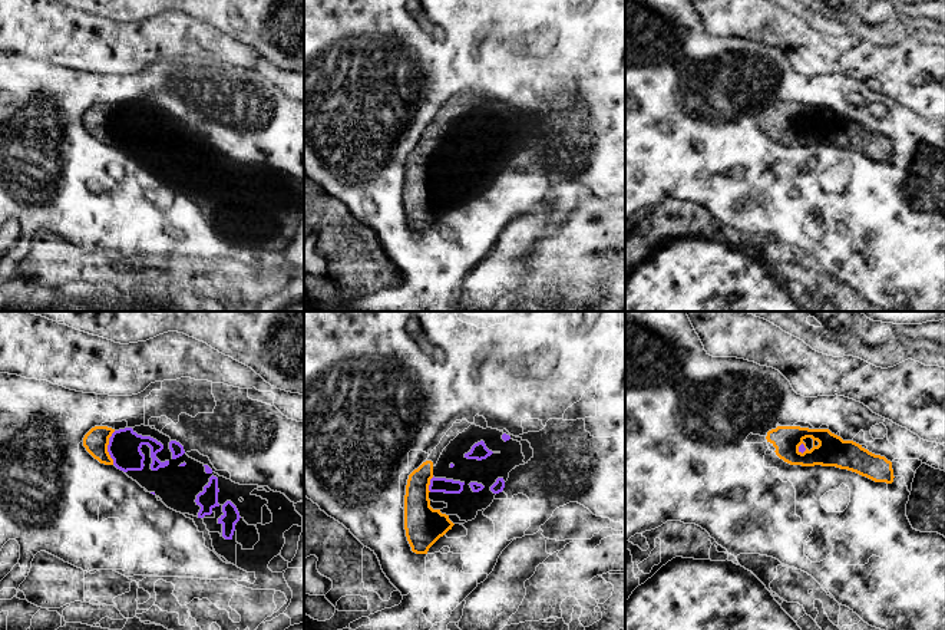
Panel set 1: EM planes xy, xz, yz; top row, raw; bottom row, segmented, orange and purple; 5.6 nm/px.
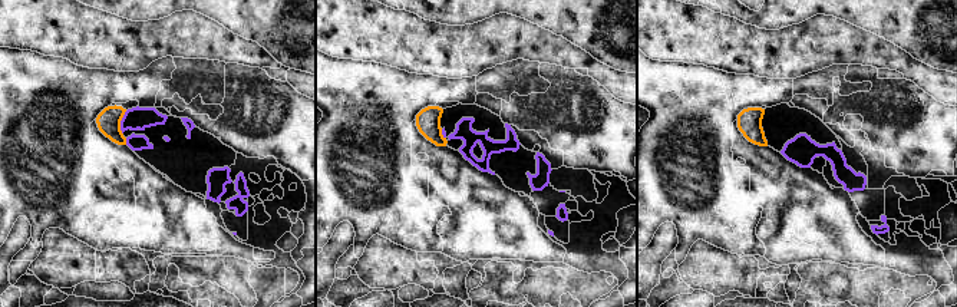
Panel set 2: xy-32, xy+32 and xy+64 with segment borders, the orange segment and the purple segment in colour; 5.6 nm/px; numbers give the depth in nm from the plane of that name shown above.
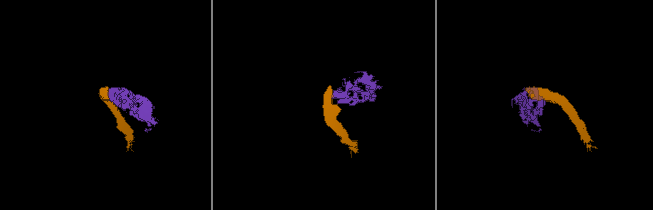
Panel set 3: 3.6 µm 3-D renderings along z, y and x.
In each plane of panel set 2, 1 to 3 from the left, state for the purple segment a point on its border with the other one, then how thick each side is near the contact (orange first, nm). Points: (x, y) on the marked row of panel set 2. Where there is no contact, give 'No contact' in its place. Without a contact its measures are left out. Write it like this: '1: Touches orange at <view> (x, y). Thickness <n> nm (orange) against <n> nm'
1: Touches orange at xy-32 (119, 122). Thickness 130 nm (orange) against 130 nm
2: Touches orange at xy+32 (441, 134). Thickness 140 nm (orange) against 20 nm
3: No contact

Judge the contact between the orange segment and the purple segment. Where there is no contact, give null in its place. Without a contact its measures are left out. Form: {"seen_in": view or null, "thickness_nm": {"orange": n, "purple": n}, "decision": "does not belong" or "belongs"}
{"seen_in": "xy", "thickness_nm": {"orange": 140, "purple": 180}, "decision": "belongs"}

